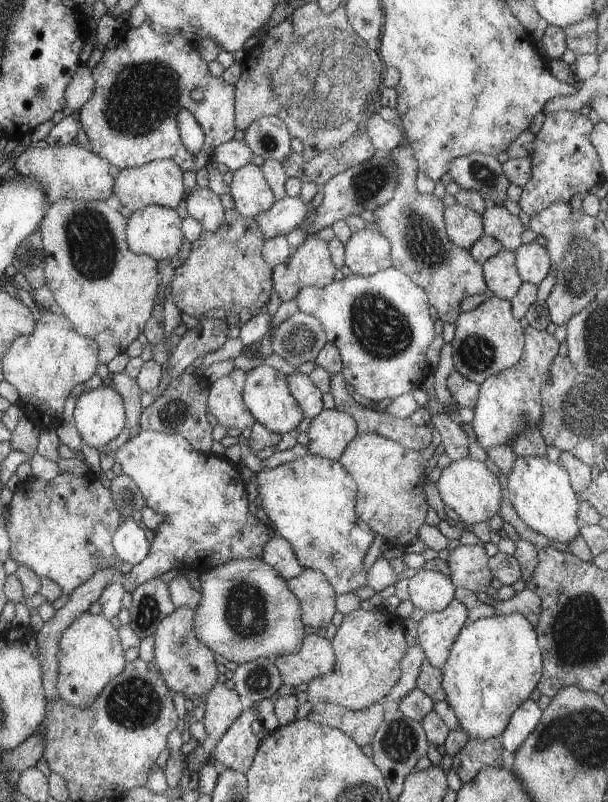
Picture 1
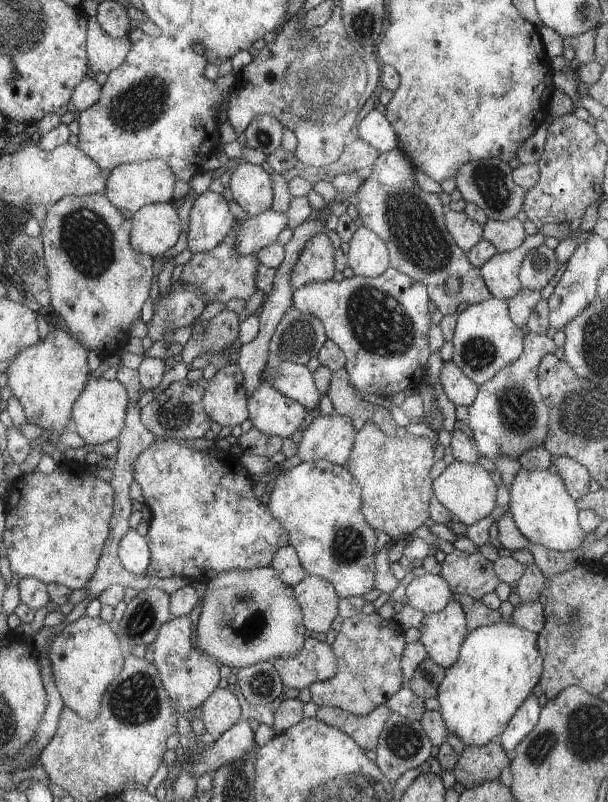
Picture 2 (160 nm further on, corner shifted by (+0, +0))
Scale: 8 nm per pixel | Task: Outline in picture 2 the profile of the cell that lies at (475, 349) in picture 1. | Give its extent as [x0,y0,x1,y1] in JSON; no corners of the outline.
[452,298,525,385]

